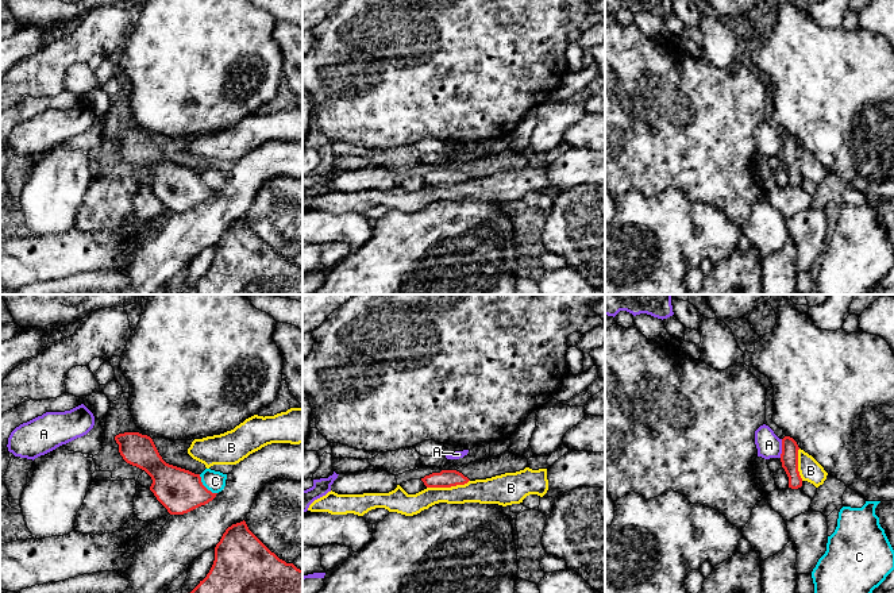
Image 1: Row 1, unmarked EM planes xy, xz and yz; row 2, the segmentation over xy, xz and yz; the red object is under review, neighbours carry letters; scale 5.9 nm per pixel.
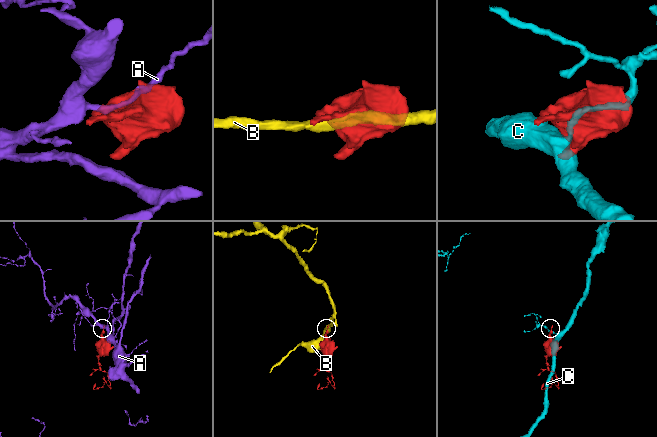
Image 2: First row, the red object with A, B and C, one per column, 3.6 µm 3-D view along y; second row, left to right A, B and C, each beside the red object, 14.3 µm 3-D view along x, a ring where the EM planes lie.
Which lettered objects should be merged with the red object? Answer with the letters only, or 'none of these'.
none of these

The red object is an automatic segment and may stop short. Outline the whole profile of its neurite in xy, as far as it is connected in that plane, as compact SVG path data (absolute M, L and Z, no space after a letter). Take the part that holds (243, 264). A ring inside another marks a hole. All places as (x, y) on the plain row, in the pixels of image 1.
M243 217L226 227L209 270L182 294L303 294L303 267L271 250Z

